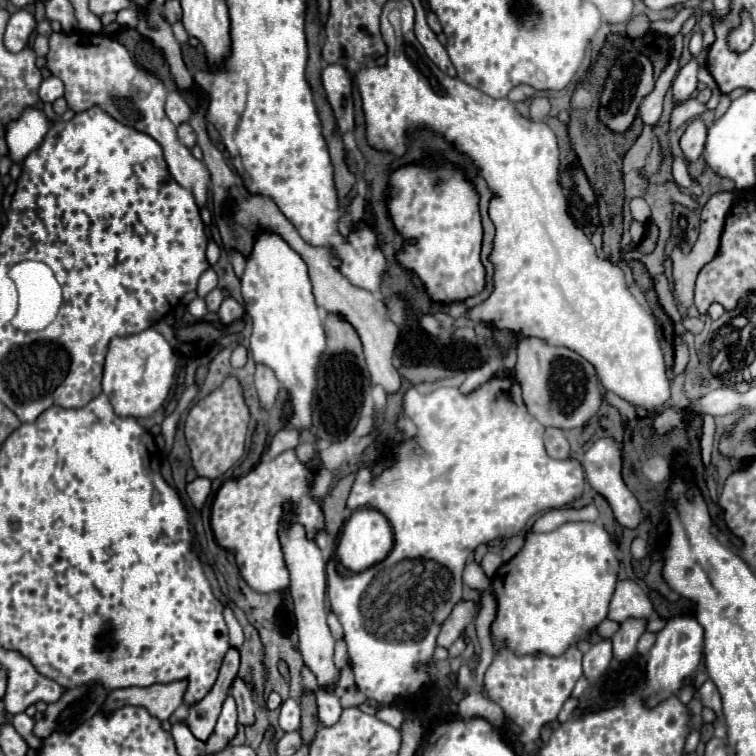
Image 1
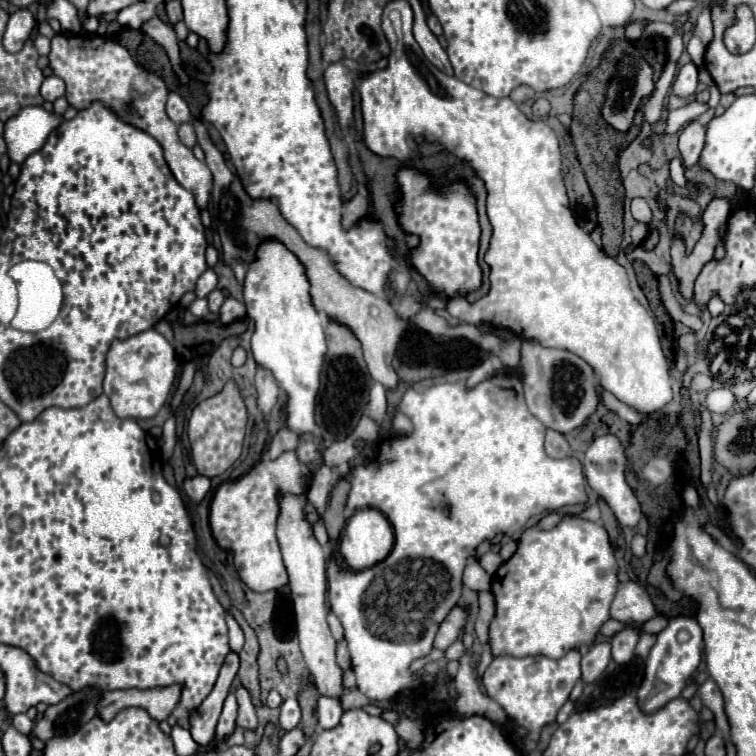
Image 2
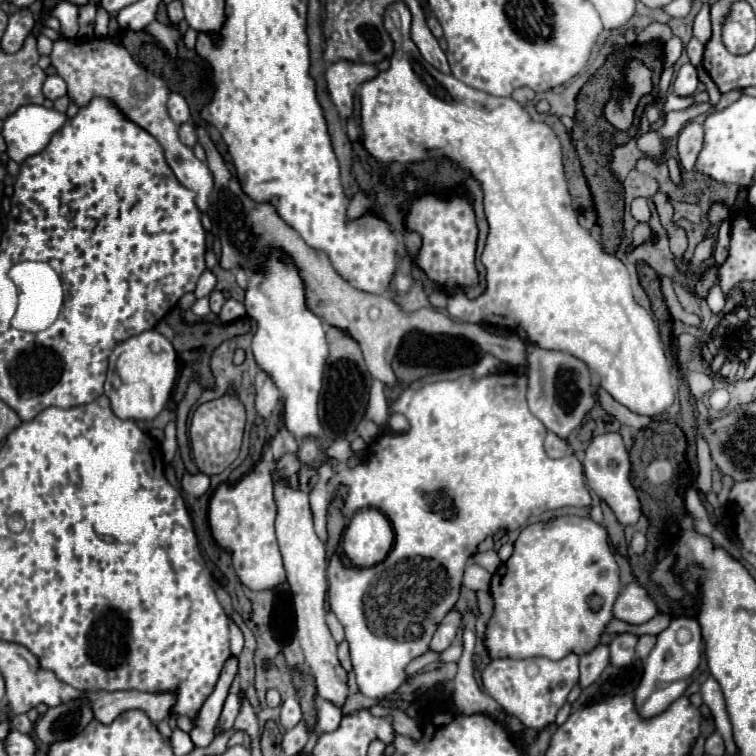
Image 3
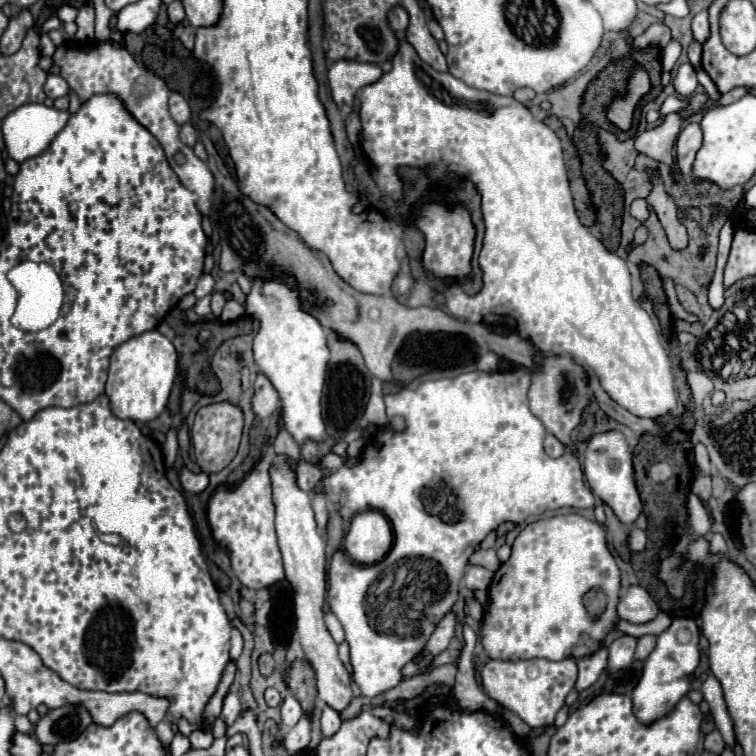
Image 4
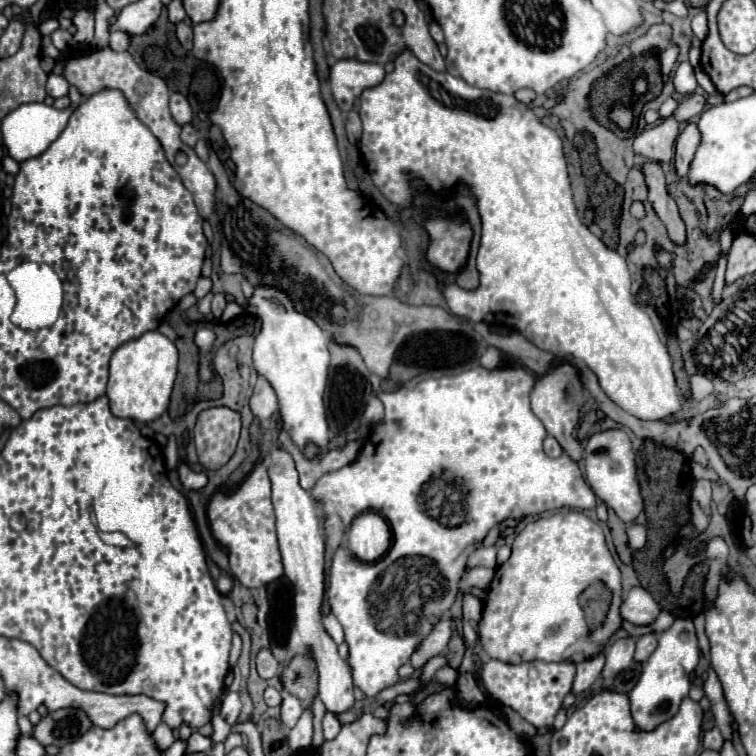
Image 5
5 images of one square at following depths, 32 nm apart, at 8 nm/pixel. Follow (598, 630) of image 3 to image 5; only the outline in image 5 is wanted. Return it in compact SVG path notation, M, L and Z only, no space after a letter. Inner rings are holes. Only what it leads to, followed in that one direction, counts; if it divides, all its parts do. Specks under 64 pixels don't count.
M580 512L554 514L530 522L516 536L510 558L500 566L500 572L496 570L488 586L478 630L482 648L490 658L512 664L540 658L540 654L552 662L580 662L582 658L592 658L604 650L608 638L620 626L620 616L616 612L620 588L620 570L598 522ZM596 582L602 582L612 592L612 600L606 620L590 628L578 598Z

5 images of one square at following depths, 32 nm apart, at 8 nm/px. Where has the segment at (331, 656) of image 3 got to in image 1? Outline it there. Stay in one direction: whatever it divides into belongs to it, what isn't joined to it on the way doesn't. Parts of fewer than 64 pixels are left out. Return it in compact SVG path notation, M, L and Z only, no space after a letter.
M292 526L288 530L280 532L280 542L284 550L284 558L290 570L290 594L294 600L294 616L300 636L300 652L304 658L304 664L316 674L318 686L336 686L338 668L332 662L334 654L334 638L330 636L328 624L326 624L326 572L324 572L324 558L318 550L314 540L308 540L302 526Z

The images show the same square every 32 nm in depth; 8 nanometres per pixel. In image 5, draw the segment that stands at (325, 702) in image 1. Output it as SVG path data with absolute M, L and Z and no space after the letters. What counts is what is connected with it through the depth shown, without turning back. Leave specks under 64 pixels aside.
M328 712L324 714L324 720L322 720L322 728L324 728L324 738L326 740L332 740L338 732L340 732L340 722L338 722L338 716L334 712Z

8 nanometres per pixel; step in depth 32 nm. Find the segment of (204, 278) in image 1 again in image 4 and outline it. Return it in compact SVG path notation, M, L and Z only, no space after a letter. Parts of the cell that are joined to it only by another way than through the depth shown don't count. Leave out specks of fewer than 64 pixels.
M202 274L200 280L198 280L198 284L196 284L194 296L196 298L204 298L206 294L212 294L212 290L214 290L214 278L212 278L212 274Z

